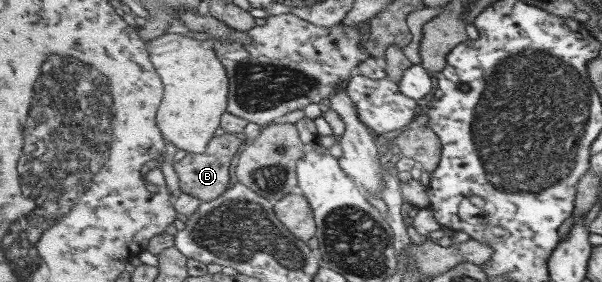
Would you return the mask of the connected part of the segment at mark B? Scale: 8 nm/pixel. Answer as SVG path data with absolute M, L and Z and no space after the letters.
M225 132L223 135L213 138L207 151L203 154L187 153L185 157L175 163L183 192L207 202L211 202L211 200L219 198L223 192L227 192L231 186L229 172L231 172L231 164L235 162L233 158L235 158L235 154L239 154L239 148L243 148L247 143L247 140L237 138L234 133Z

